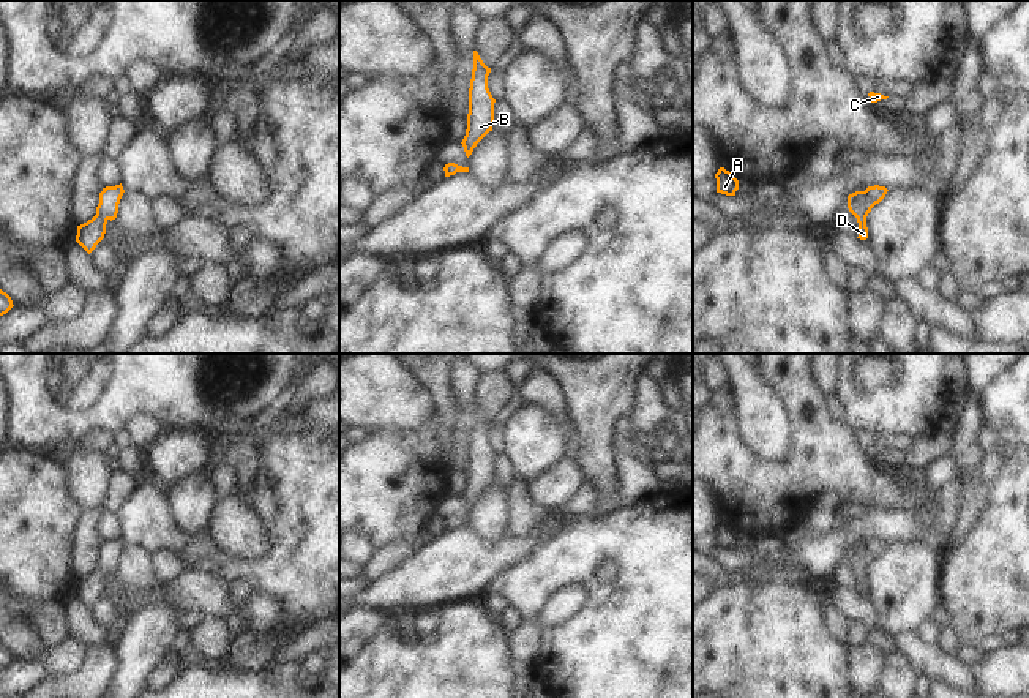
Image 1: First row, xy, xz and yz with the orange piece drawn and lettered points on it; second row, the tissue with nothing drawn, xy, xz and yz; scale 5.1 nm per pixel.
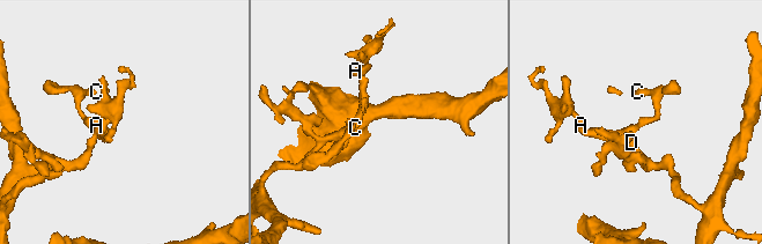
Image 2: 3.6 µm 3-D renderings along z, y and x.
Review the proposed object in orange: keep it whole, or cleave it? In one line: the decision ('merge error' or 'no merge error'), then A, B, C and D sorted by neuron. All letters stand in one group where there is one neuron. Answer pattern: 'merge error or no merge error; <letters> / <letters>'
no merge error; A B C D

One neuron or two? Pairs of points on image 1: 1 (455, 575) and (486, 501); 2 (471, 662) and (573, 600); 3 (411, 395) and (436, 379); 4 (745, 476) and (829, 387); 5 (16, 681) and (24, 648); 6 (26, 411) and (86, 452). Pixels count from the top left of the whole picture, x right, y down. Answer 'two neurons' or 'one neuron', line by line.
1: two neurons
2: two neurons
3: two neurons
4: two neurons
5: two neurons
6: two neurons

